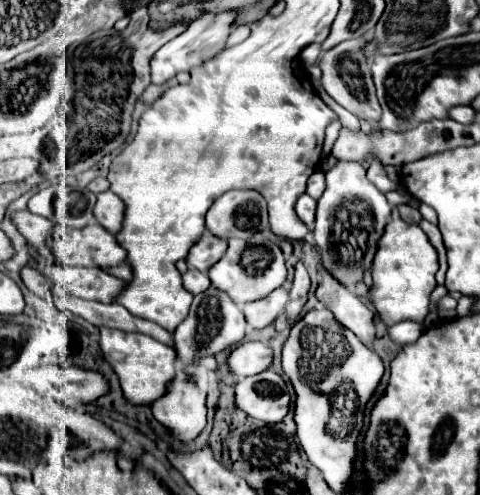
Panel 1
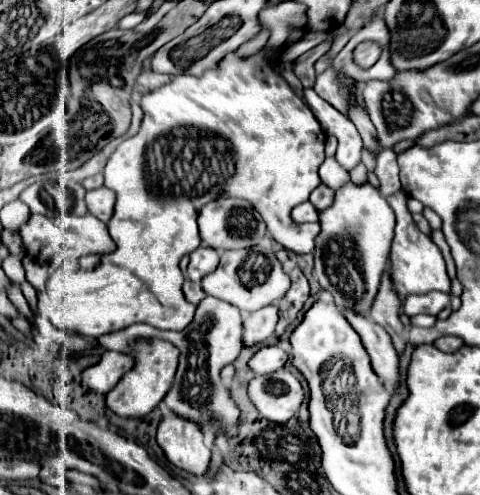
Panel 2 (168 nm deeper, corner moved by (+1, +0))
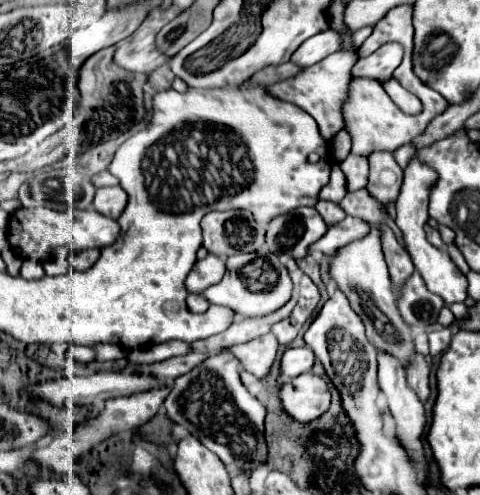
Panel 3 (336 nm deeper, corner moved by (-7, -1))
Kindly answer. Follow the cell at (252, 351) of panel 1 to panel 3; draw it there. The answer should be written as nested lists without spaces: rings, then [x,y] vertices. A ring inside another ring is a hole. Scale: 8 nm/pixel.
[[[286,348],[282,360],[280,360],[280,374],[282,378],[294,378],[296,374],[304,374],[310,372],[312,364],[314,364],[314,354],[312,350],[304,348]]]

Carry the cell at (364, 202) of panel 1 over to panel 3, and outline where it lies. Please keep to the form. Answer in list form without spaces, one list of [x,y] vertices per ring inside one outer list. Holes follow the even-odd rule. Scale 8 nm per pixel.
[[[368,224],[370,230],[364,238],[358,238],[336,252],[330,262],[330,278],[338,284],[342,294],[348,298],[352,310],[362,318],[366,326],[368,340],[378,348],[394,354],[400,362],[408,362],[414,350],[414,338],[410,326],[400,318],[396,298],[392,294],[392,282],[388,276],[388,266],[384,262],[382,240],[378,224]]]

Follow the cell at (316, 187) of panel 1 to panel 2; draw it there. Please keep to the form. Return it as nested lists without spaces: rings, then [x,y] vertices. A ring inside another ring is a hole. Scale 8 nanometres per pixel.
[[[322,183],[320,187],[316,187],[316,189],[312,191],[310,203],[316,207],[318,213],[322,213],[324,209],[328,209],[328,205],[332,205],[332,197],[334,197],[334,191]]]

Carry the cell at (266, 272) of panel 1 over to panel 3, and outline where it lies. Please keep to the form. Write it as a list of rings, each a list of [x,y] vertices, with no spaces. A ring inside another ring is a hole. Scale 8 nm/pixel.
[[[260,250],[260,252],[250,252],[250,254],[240,252],[236,256],[230,256],[226,260],[224,278],[218,284],[206,288],[202,294],[208,298],[210,304],[228,306],[230,310],[242,316],[264,316],[282,308],[290,300],[292,290],[294,284],[288,276],[286,266],[278,260],[278,256],[268,250]]]

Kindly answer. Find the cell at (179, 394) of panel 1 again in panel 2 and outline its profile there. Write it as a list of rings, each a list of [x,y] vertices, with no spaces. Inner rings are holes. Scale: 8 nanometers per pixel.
[[[168,415],[158,427],[158,445],[166,459],[192,475],[206,475],[210,449],[204,445],[200,427],[178,415]]]

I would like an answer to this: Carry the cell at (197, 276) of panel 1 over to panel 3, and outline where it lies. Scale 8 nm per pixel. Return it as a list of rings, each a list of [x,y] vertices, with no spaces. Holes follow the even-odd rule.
[[[188,294],[188,300],[186,300],[188,308],[192,312],[206,312],[208,310],[208,300],[202,296],[202,294]]]

